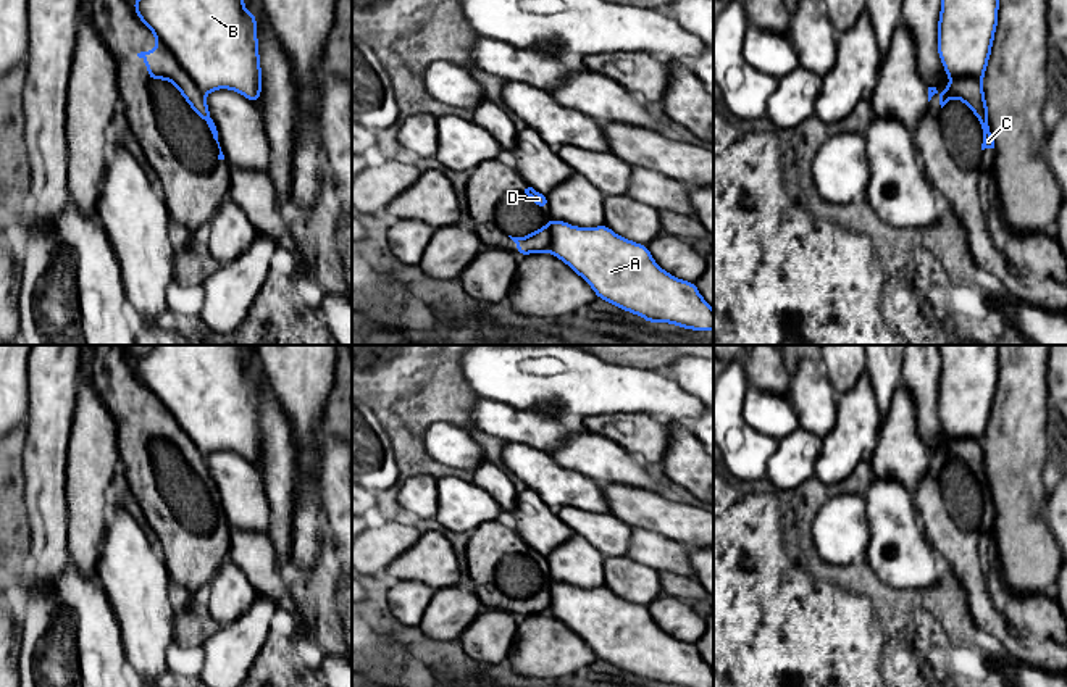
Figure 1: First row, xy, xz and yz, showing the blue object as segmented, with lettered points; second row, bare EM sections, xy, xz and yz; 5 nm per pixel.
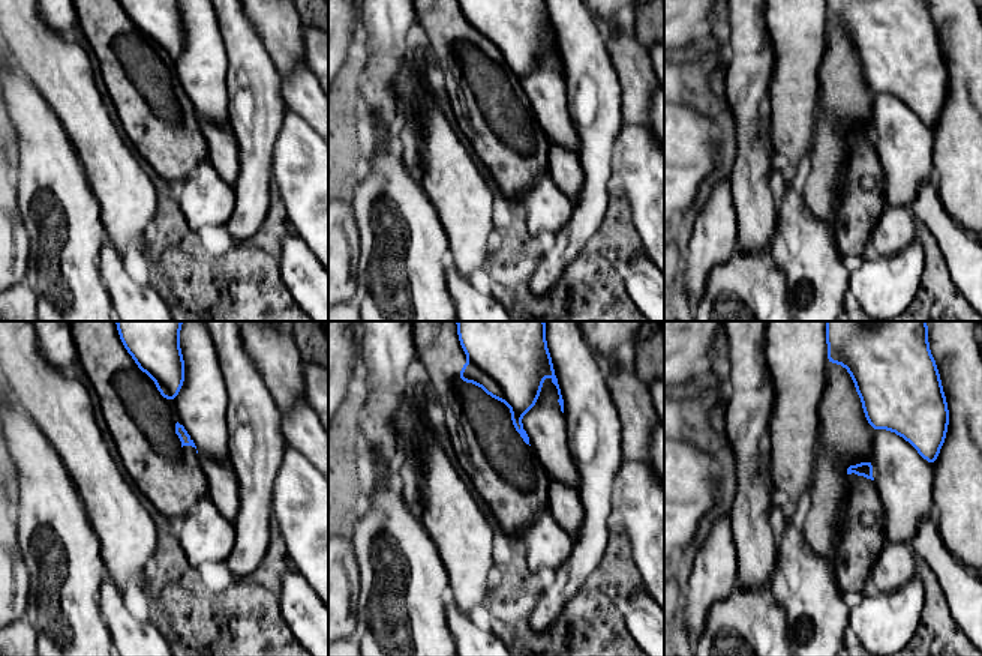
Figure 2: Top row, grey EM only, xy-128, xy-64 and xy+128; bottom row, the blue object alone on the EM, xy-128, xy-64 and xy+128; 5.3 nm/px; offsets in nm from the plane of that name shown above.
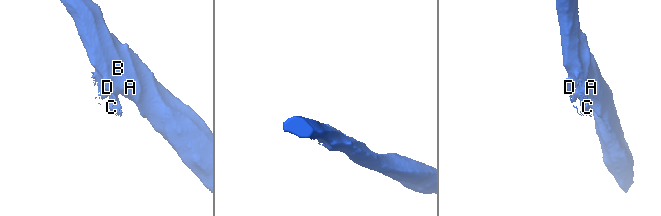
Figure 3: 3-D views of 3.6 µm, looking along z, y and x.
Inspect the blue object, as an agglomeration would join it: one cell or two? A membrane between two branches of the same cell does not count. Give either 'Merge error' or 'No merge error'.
Merge error

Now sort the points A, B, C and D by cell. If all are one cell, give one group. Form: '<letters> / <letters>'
A B / C D

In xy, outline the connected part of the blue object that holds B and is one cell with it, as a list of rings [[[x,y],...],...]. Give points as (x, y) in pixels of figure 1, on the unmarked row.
[[[153,345],[132,366],[203,455],[229,450],[260,461],[257,377],[244,369],[244,345]]]

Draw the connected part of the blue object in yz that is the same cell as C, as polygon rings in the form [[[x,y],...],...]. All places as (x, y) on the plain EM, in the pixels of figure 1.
[[[959,439],[952,442],[939,456],[941,469],[951,461],[962,461],[977,477],[981,485],[983,505],[981,511],[994,510],[994,502],[991,497],[991,489],[988,484],[988,466],[985,463],[983,443],[977,439]]]

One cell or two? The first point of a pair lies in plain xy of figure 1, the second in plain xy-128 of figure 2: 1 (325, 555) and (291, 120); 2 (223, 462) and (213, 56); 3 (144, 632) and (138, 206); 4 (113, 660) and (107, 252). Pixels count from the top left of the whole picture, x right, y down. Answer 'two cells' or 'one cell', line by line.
1: one cell
2: one cell
3: one cell
4: two cells

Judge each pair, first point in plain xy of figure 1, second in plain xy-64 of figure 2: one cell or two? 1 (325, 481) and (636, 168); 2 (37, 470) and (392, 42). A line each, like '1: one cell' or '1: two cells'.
1: two cells
2: one cell

